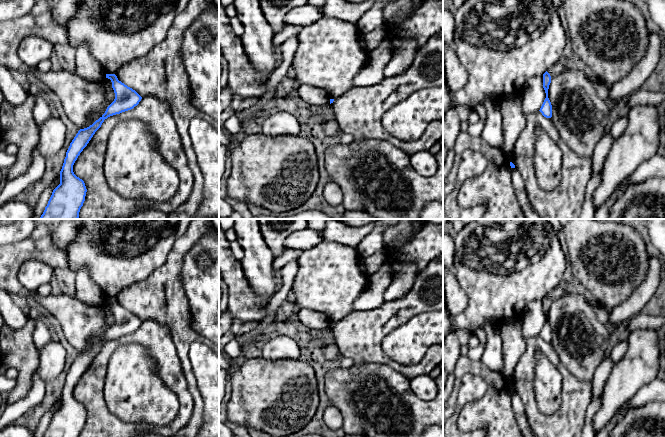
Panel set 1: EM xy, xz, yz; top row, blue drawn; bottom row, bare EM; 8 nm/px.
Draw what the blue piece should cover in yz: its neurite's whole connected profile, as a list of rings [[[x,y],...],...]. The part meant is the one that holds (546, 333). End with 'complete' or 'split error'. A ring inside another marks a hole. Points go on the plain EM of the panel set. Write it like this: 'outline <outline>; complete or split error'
outline [[[546,295],[543,298],[543,312],[544,312],[545,317],[546,317],[546,322],[545,322],[545,324],[544,324],[540,334],[539,334],[542,337],[542,339],[546,342],[552,341],[552,329],[551,329],[551,326],[548,322],[548,313],[549,313],[550,307],[551,307],[551,300]]]; complete

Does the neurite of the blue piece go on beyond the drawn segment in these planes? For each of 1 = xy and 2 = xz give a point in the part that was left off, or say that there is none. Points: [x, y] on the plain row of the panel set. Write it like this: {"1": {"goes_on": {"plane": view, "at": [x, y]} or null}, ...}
{"1": {"goes_on": null}, "2": {"goes_on": null}}

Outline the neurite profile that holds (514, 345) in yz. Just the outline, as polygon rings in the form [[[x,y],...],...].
[[[518,319],[505,322],[500,327],[503,344],[503,376],[511,386],[515,366],[526,350],[525,338],[522,335],[522,325]]]

